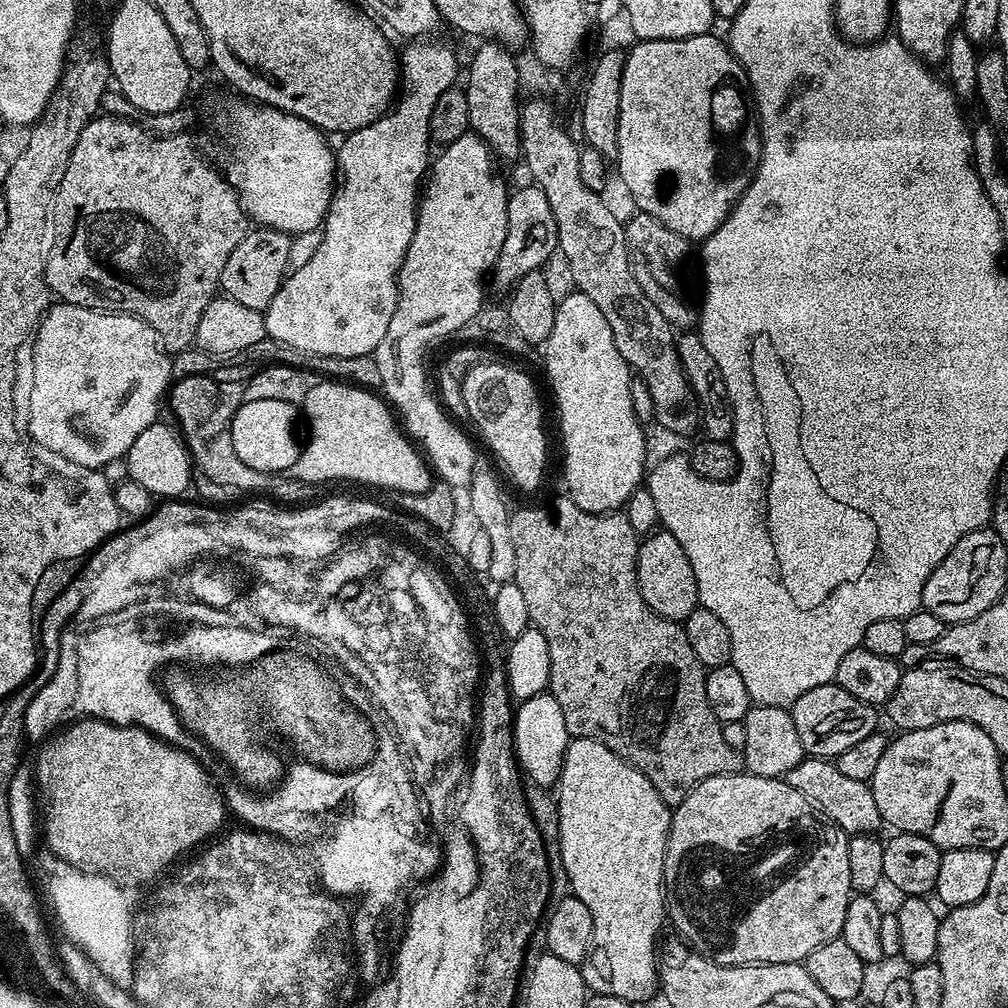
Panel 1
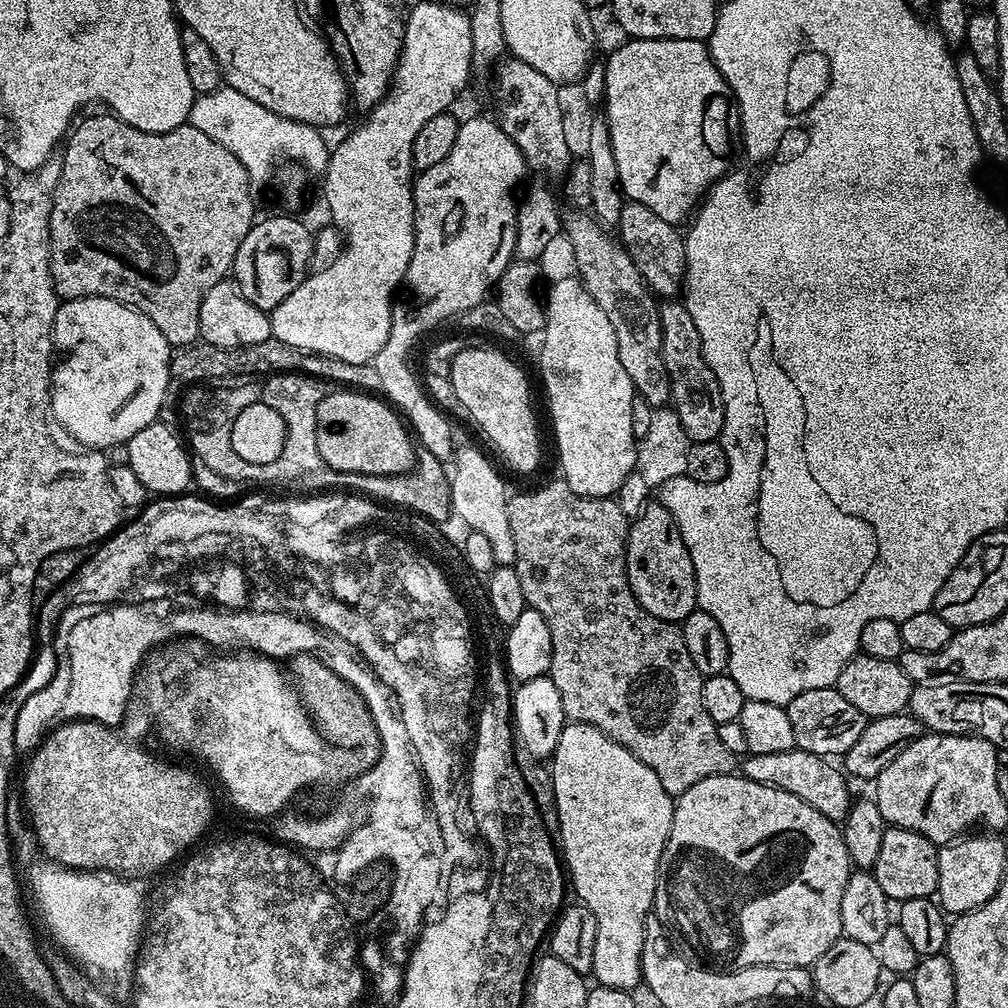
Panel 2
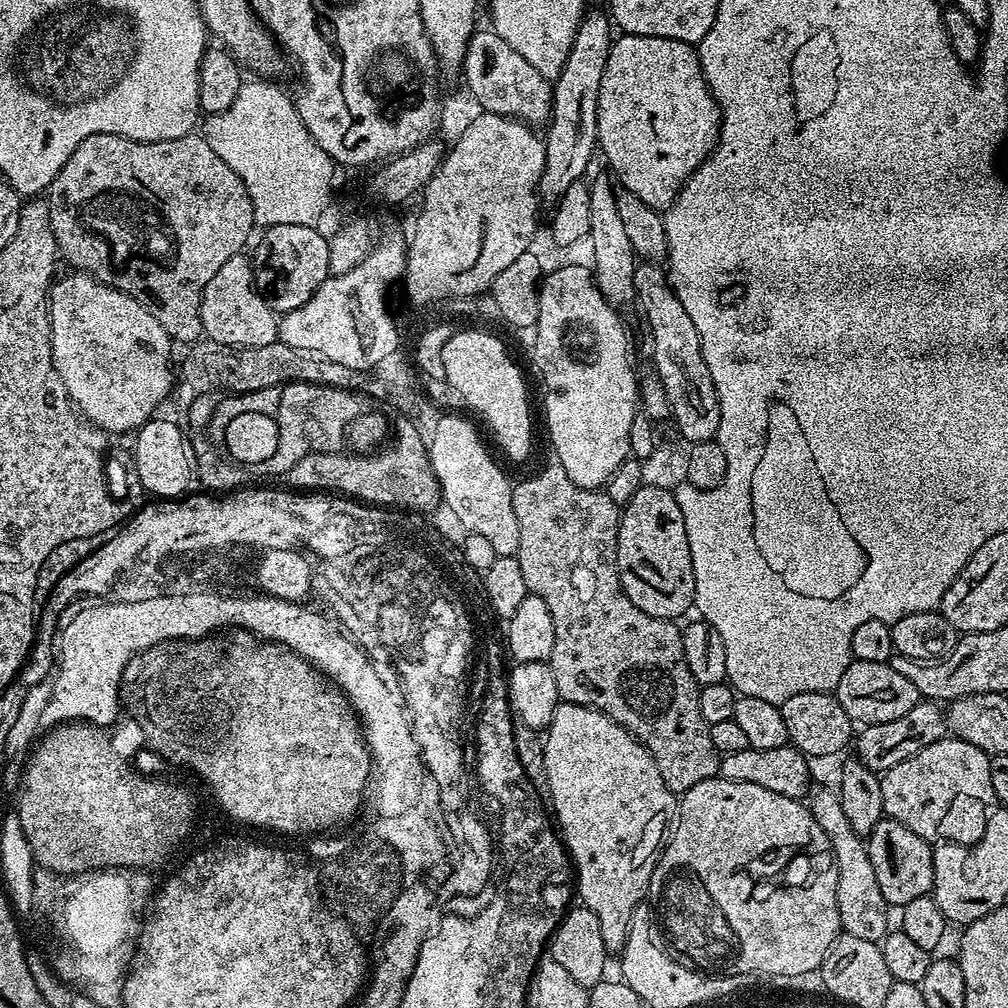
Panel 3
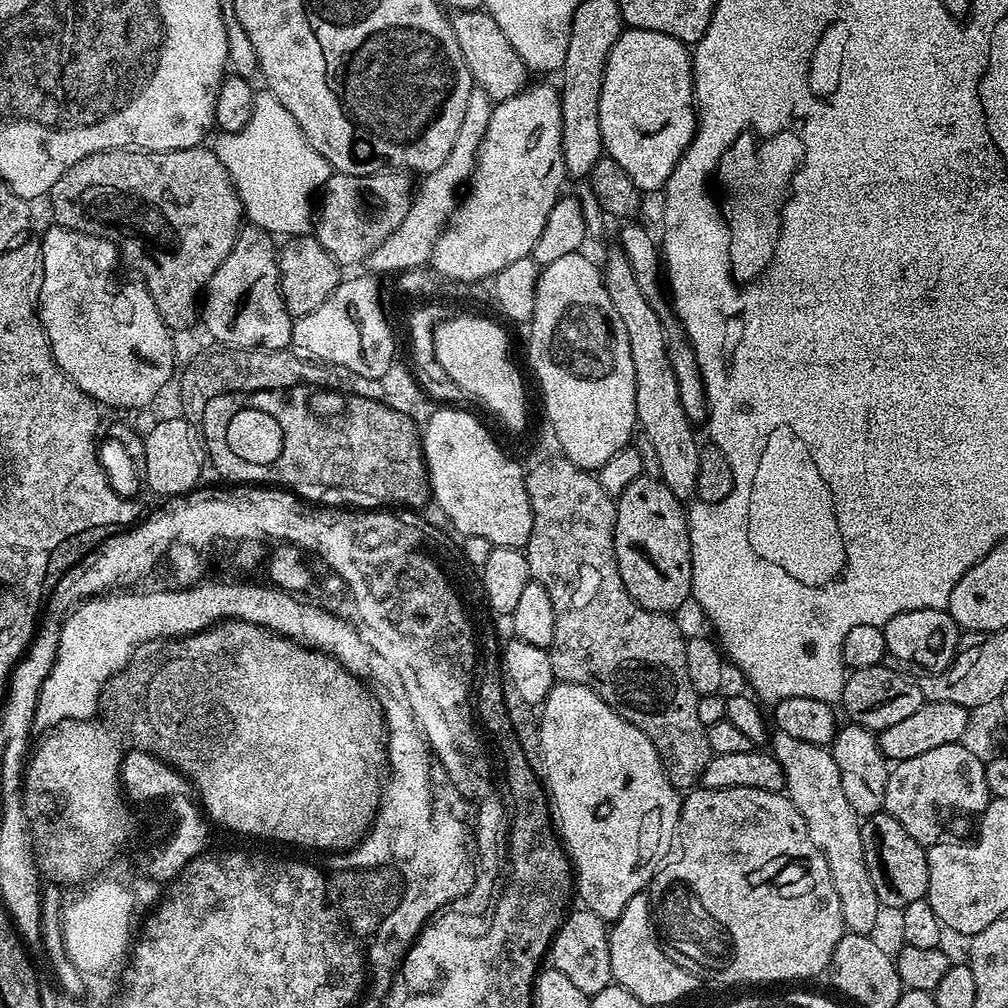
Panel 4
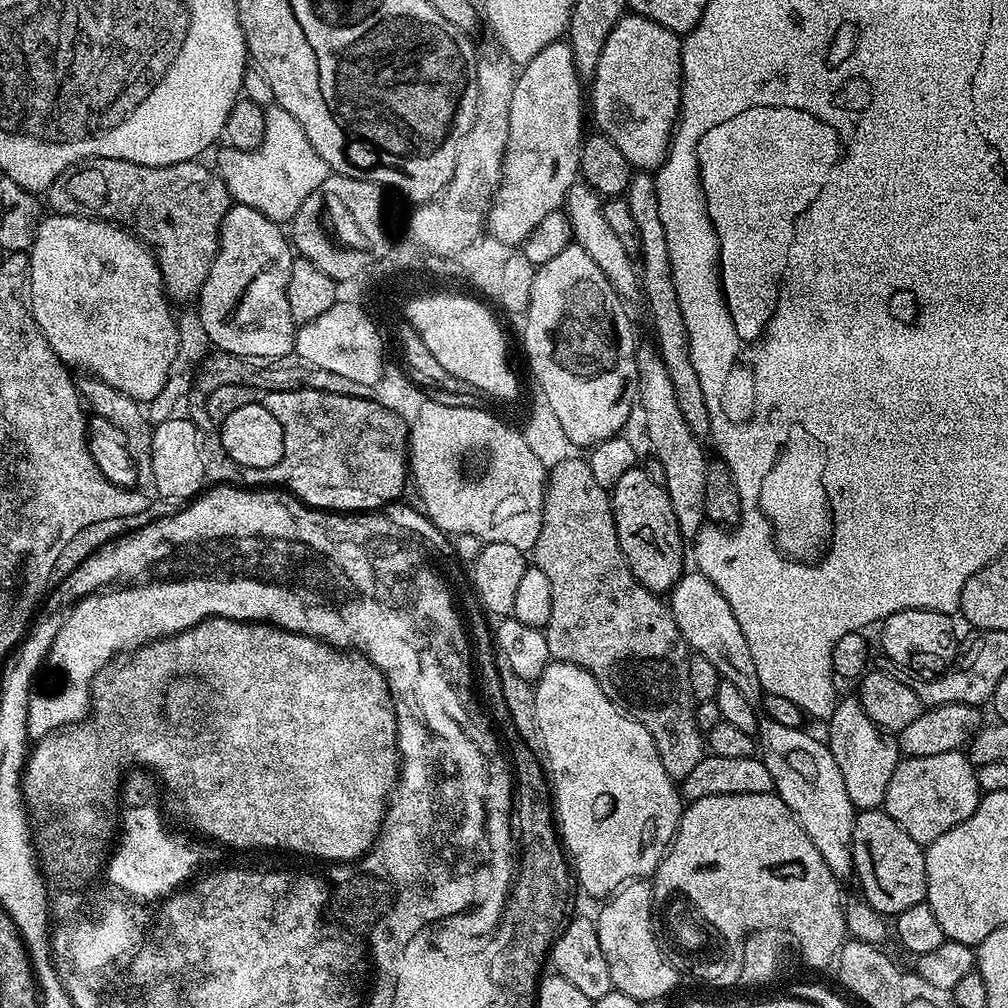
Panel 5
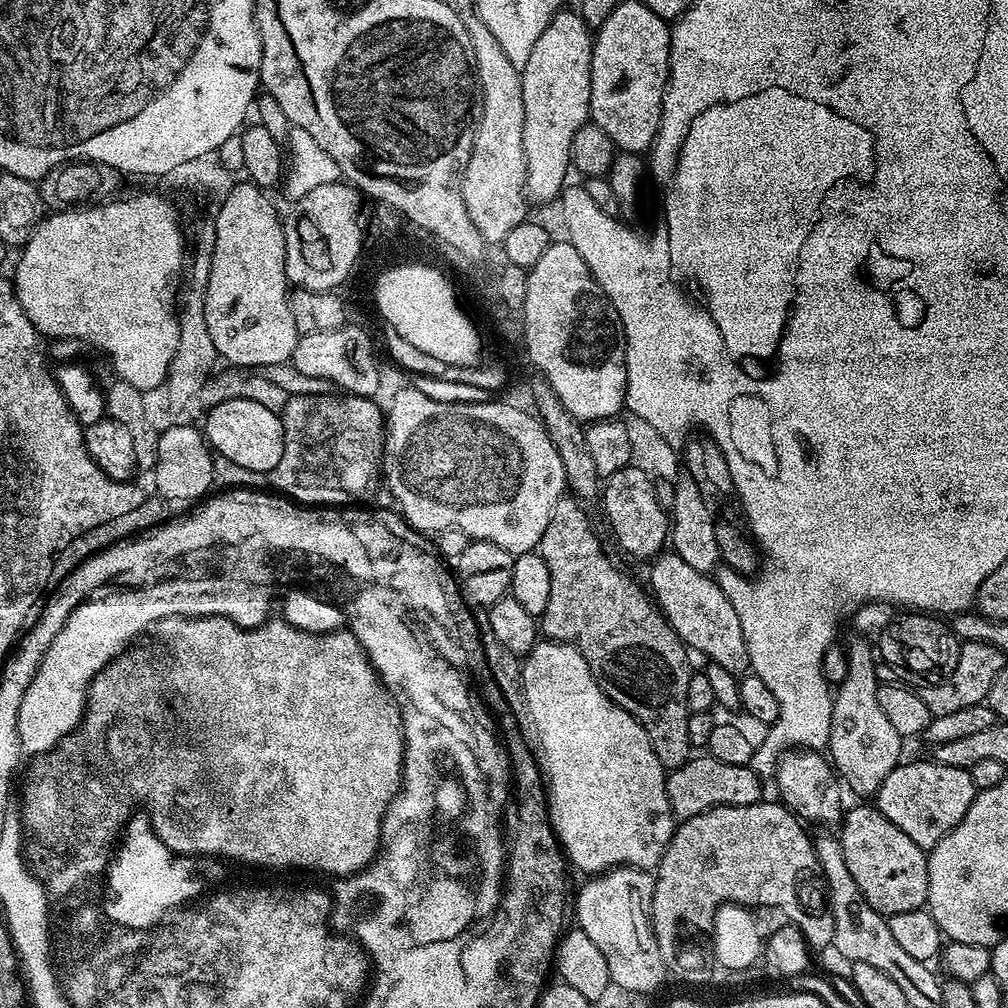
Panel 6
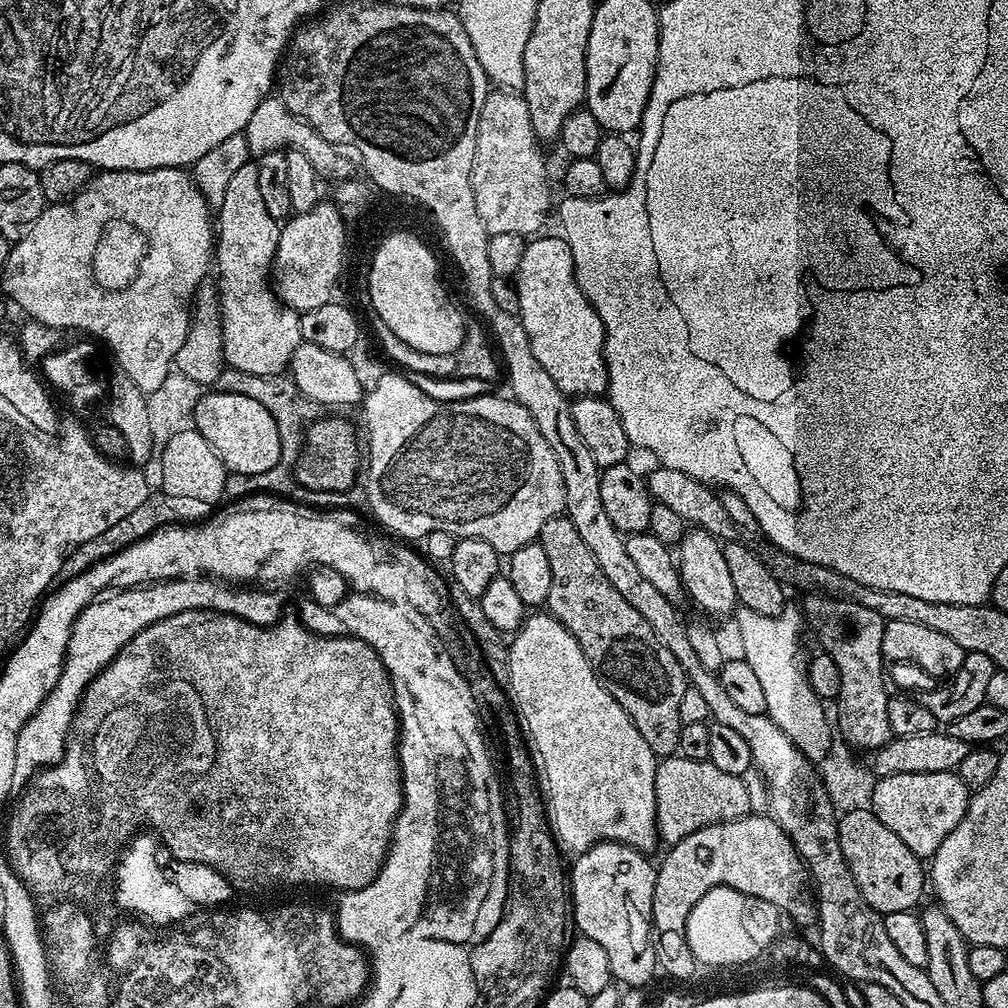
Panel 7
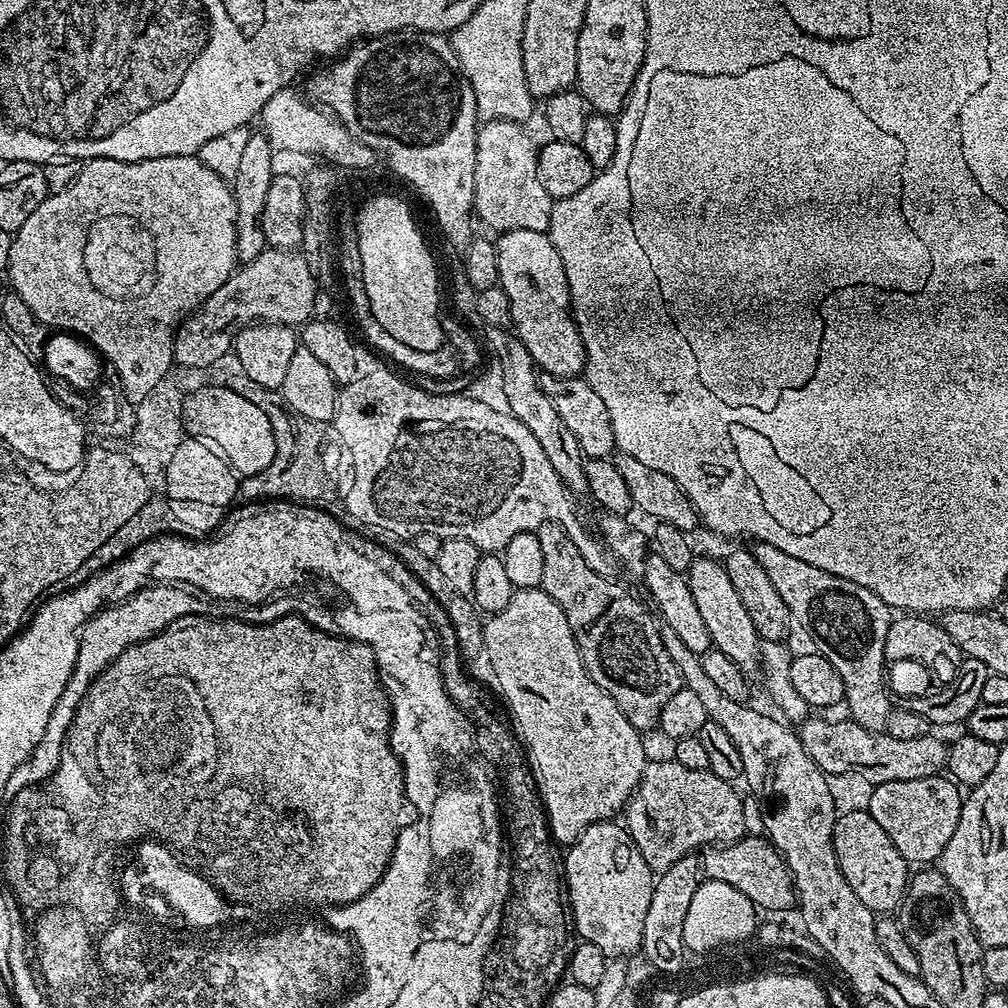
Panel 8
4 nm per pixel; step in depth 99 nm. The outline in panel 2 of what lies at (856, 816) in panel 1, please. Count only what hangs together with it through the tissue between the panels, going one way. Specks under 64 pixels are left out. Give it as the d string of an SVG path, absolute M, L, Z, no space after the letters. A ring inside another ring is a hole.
M795 747L782 754L749 754L743 757L742 774L748 780L769 784L778 790L786 790L794 794L794 798L810 802L810 806L826 814L826 818L842 822L851 808L852 794L843 771L832 764L835 763L829 762L825 757Z

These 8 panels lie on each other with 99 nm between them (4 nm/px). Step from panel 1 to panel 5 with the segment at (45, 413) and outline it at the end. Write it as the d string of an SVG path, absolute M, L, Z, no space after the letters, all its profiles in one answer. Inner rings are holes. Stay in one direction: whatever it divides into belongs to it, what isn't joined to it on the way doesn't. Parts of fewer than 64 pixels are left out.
M48 214L43 217L36 231L36 237L32 243L30 249L30 255L28 256L28 283L26 285L26 299L30 305L30 311L34 322L42 330L42 334L46 338L46 342L50 346L50 350L54 350L54 354L63 362L63 364L68 365L69 369L76 370L76 368L81 368L79 371L84 374L91 374L101 379L102 382L108 383L114 388L114 390L120 391L124 395L128 395L130 399L134 399L139 402L149 402L160 392L167 382L167 376L170 374L171 362L174 361L176 351L179 346L179 330L177 328L177 317L172 314L171 310L168 309L168 304L170 305L169 297L166 295L164 290L164 280L160 276L160 268L156 265L156 259L153 258L152 253L148 251L147 247L137 240L127 228L120 227L119 224L114 224L106 220L93 220L90 216L61 216L59 214Z

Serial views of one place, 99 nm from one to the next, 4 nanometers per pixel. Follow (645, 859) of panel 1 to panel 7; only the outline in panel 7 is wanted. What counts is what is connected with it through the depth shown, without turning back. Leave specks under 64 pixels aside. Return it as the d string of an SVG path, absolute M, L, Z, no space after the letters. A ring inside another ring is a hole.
M540 614L525 619L508 644L506 691L520 721L525 745L532 754L552 837L565 853L587 852L596 844L612 840L652 854L658 845L654 798L658 757L646 746L646 738L638 734L626 710L602 686L570 630L550 614L536 615Z

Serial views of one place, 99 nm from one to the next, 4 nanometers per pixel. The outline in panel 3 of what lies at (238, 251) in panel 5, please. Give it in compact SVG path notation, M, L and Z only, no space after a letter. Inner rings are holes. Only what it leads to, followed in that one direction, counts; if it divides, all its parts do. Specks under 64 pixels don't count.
M247 255L231 256L224 265L218 269L218 274L206 282L206 290L202 294L202 326L204 336L219 344L230 346L266 346L278 338L278 316L268 304L268 300L256 289L256 279L252 273L252 261Z

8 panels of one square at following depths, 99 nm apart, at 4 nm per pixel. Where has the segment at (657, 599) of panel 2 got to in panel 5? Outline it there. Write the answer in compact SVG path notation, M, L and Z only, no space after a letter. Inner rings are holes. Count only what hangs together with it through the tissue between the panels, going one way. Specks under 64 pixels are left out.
M637 466L626 470L622 478L610 490L612 513L614 514L614 526L618 534L618 546L638 582L646 586L646 590L657 594L668 594L686 572L684 556L686 560L686 537L678 530L678 522L674 518L674 506L670 506L670 498L663 484L654 482L650 474L644 472L643 467Z

